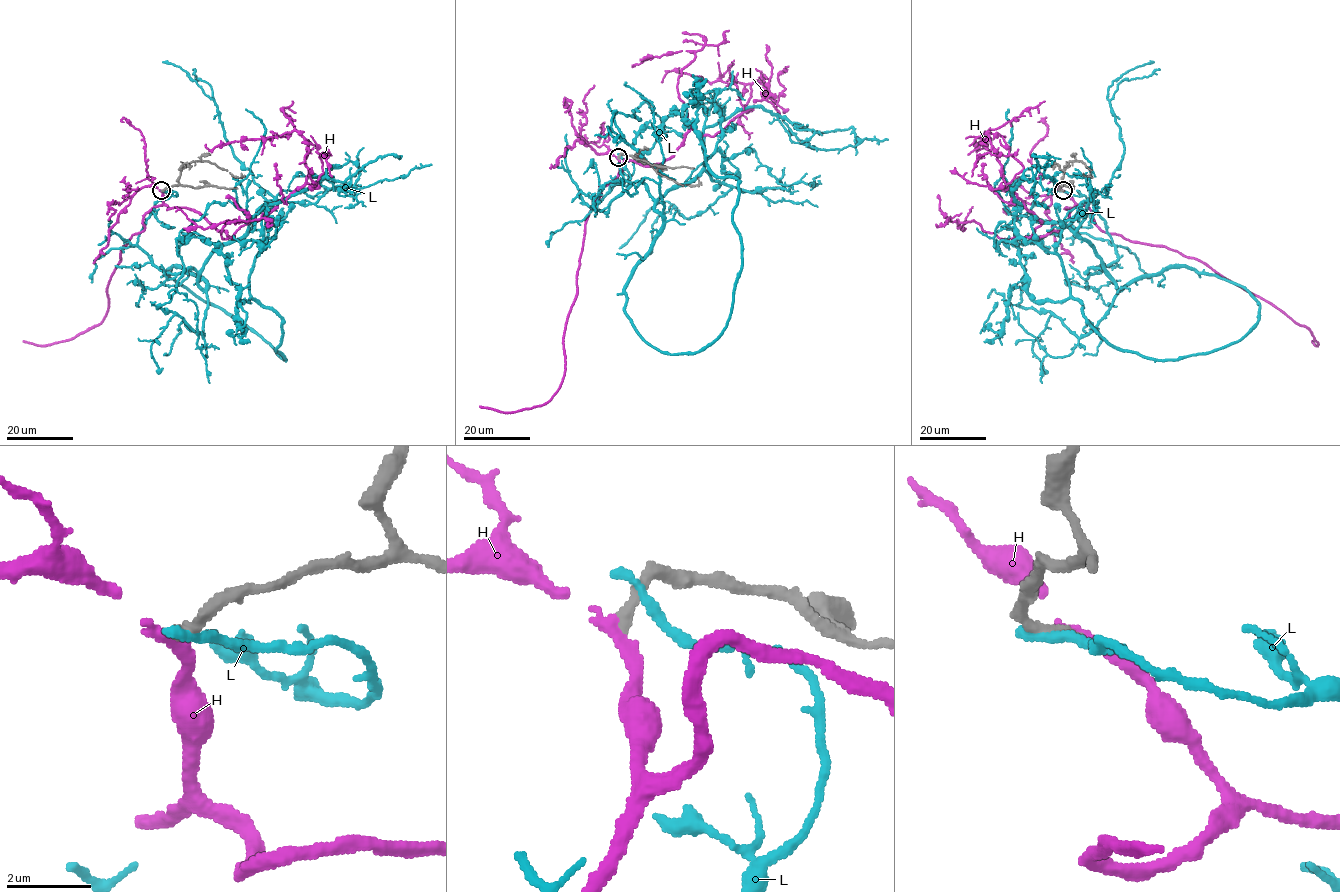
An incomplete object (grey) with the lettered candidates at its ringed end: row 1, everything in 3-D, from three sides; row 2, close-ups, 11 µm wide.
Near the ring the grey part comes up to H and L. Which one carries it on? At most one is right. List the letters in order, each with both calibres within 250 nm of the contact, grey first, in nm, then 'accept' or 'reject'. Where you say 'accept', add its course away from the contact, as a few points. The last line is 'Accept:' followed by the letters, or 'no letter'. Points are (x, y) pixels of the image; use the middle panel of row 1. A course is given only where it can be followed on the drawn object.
H: calibres 280 and 340 nm; accept; course (618, 157), (621, 169), (662, 163), (691, 128), (714, 136), (765, 96), (755, 82), (674, 70), (661, 82)
L: calibres 380 and 280 nm; reject
Accept: H

